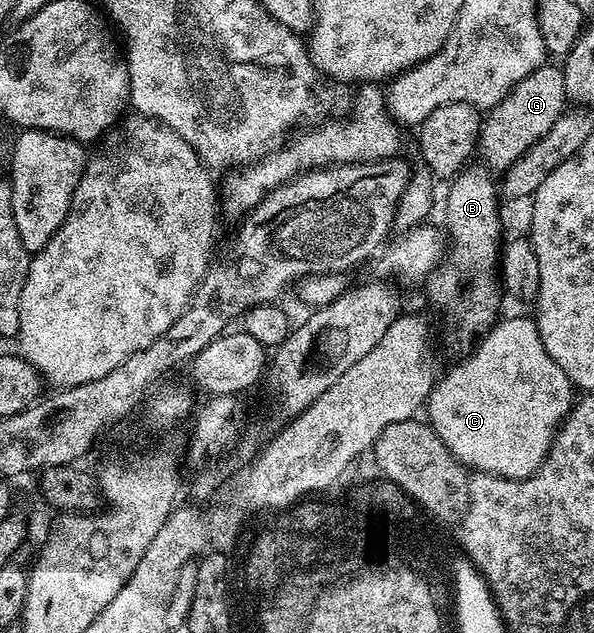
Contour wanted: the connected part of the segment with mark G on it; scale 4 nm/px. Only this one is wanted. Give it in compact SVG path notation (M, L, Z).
M545 63L538 67L527 78L523 78L511 91L511 127L480 128L479 155L487 159L486 164L498 173L506 172L525 152L537 141L549 133L549 129L556 124L567 107L567 89L564 83L563 70L560 66Z

